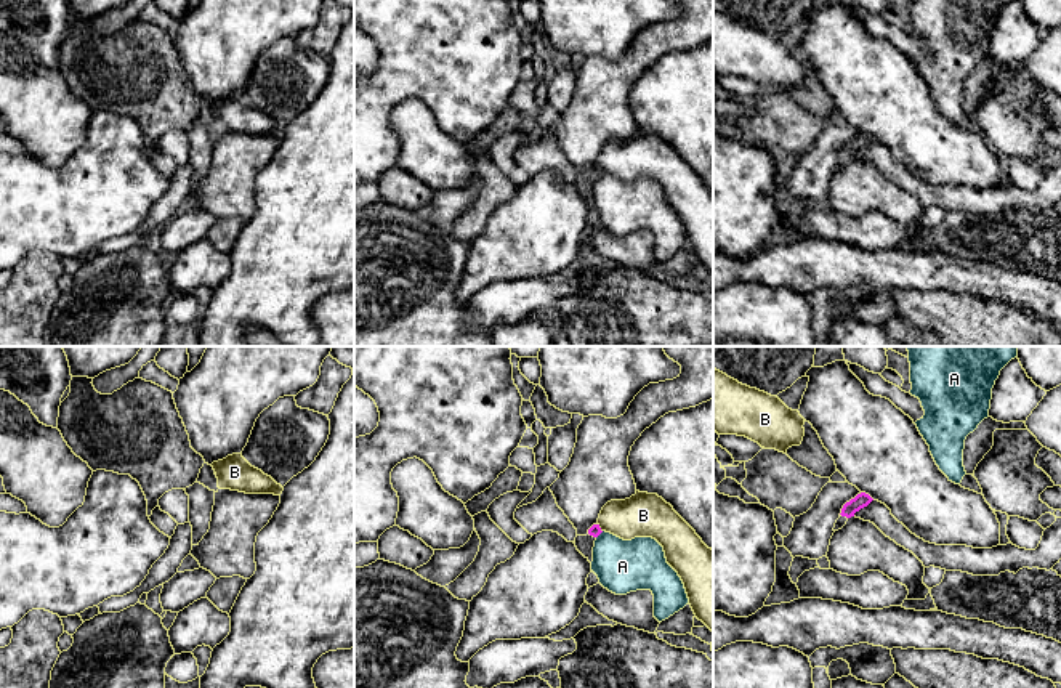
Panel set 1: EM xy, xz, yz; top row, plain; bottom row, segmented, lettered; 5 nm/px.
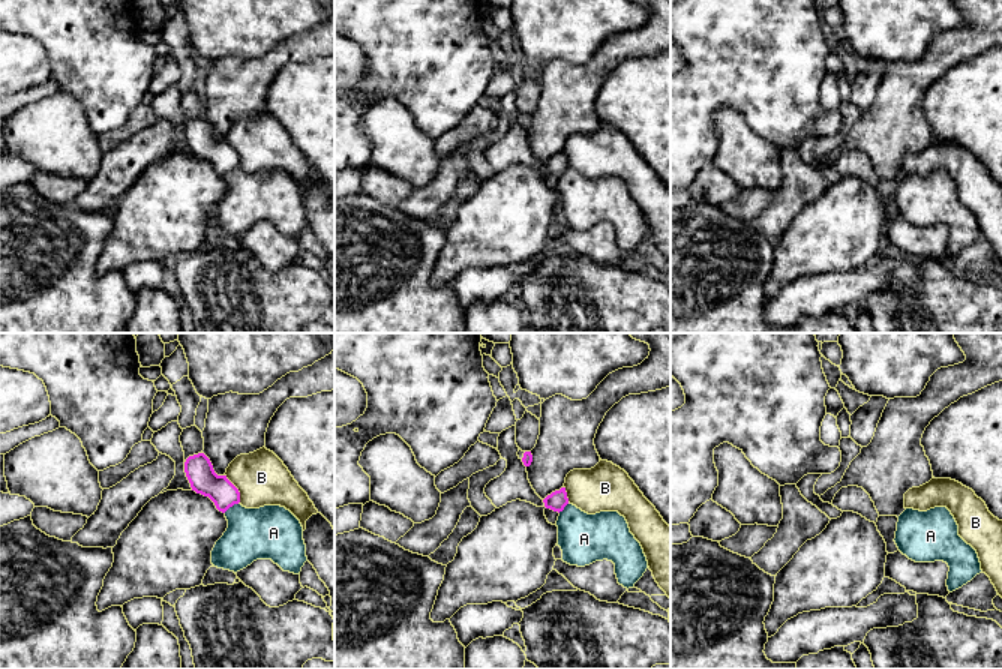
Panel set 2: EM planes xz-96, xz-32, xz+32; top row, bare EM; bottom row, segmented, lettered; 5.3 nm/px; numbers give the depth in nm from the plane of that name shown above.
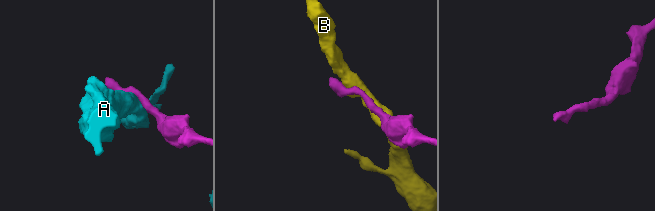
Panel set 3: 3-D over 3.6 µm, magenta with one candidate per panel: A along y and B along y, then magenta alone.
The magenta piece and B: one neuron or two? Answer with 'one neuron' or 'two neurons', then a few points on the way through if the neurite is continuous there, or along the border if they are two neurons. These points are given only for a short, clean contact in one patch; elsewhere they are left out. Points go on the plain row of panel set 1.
two neurons | along xz (598, 164), (601, 172)

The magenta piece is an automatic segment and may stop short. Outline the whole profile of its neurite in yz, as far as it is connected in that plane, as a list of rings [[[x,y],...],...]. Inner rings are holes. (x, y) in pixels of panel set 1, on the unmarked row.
[[[861,133],[854,140],[851,140],[849,143],[846,143],[841,149],[840,159],[837,160],[833,172],[841,170],[846,165],[846,162],[851,157],[854,157],[856,152],[867,148],[872,141],[873,140],[869,135]]]

